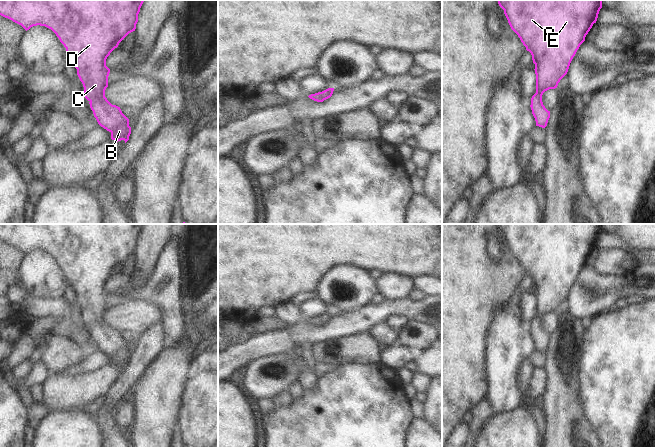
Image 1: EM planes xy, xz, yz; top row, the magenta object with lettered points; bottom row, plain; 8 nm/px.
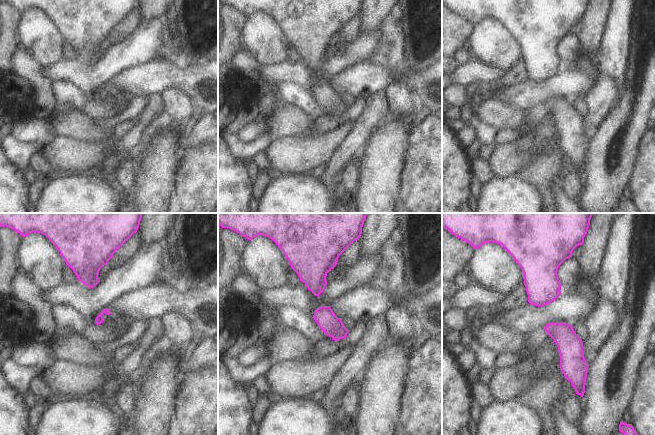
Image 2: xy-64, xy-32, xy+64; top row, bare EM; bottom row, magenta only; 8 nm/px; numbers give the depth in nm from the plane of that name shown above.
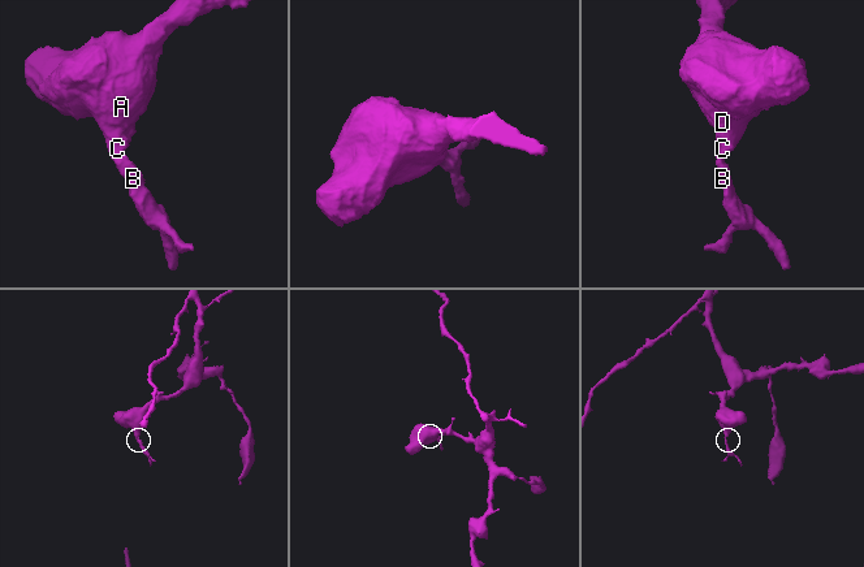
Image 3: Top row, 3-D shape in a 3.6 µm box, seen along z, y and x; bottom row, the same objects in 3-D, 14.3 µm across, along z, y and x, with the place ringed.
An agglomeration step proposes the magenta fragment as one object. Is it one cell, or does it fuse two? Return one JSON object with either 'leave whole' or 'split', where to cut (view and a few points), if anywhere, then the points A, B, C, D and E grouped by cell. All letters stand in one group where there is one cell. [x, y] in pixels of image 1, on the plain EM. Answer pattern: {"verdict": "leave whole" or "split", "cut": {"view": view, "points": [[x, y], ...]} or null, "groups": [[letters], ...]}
{"verdict": "leave whole", "cut": null, "groups": [["A", "B", "C", "D", "E"]]}

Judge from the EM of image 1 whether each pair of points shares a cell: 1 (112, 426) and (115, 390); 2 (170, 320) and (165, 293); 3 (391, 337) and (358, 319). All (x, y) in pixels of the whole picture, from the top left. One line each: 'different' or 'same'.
1: same
2: same
3: different

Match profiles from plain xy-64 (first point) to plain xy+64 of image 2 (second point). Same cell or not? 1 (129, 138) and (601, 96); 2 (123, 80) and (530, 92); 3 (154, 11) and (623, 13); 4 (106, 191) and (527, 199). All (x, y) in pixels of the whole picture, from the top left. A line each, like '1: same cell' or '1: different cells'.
1: same cell
2: same cell
3: different cells
4: same cell

